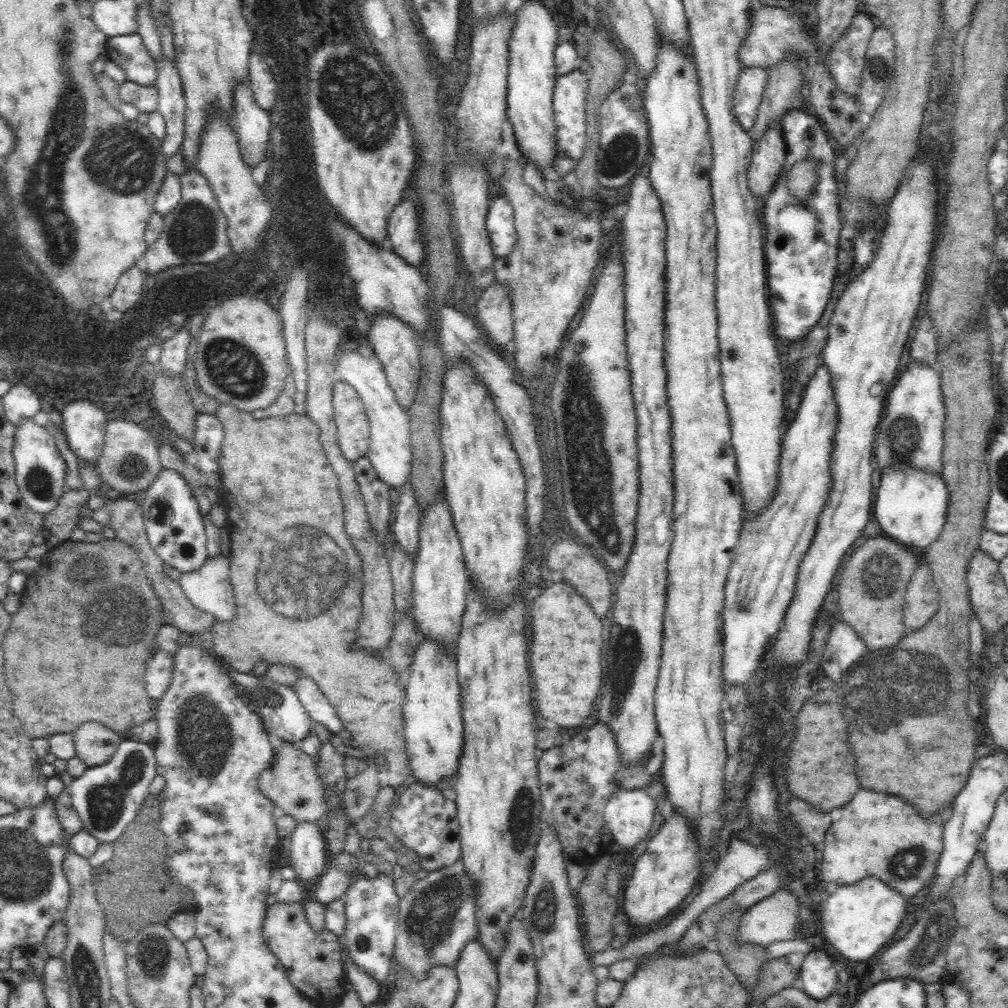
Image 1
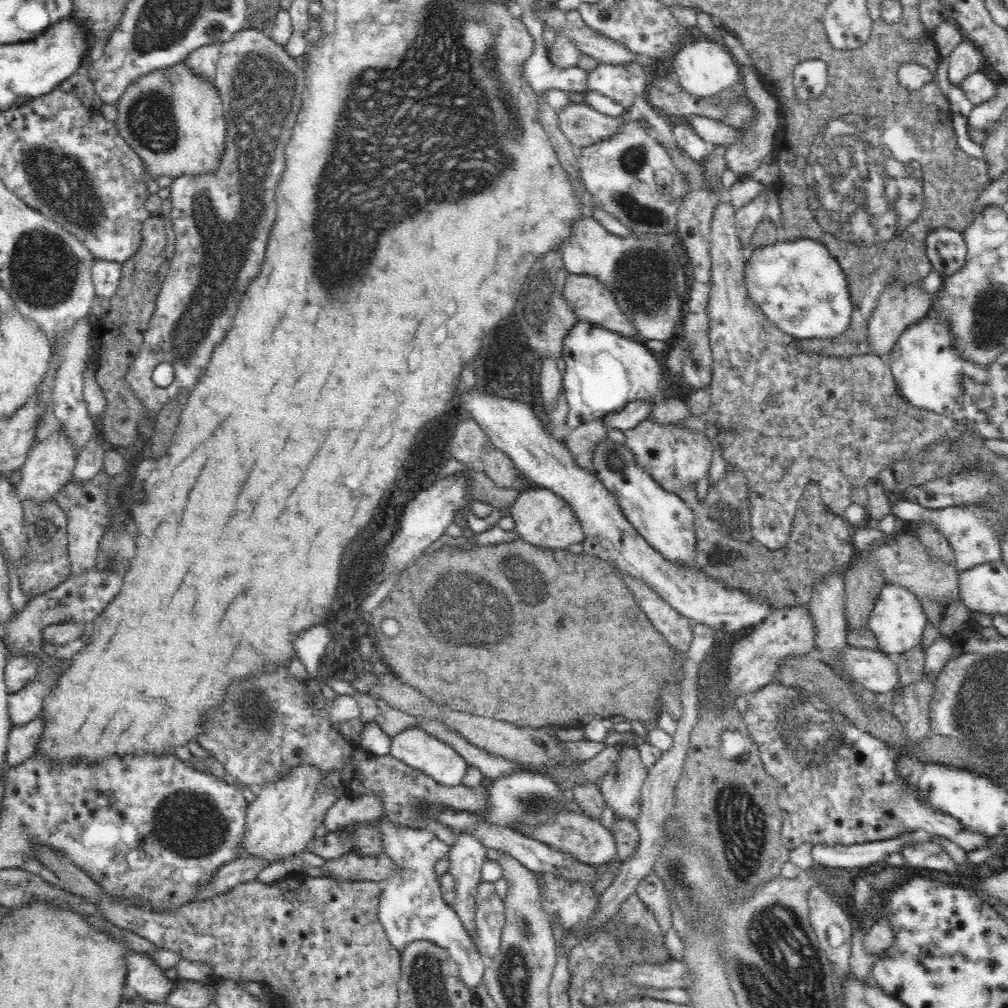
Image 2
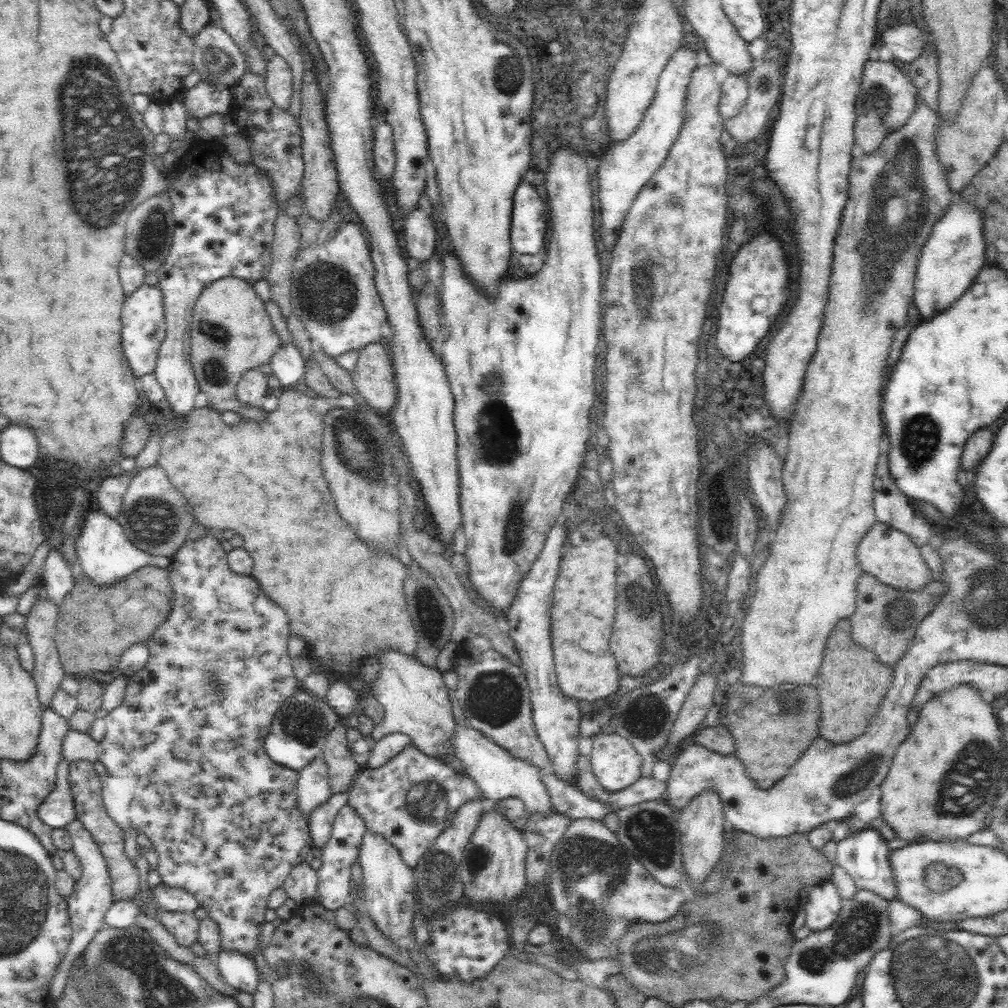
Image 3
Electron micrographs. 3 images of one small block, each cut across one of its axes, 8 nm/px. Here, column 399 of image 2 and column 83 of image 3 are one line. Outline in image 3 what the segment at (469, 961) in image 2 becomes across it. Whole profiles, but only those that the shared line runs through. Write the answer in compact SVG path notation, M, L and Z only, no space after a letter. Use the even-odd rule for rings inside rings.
M74 819L74 821L69 823L65 829L70 834L73 845L71 850L76 854L78 861L80 861L83 874L82 877L76 881L72 894L66 897L68 914L72 927L72 939L69 952L66 953L63 961L58 964L58 968L56 968L56 972L54 972L54 978L52 978L52 982L50 982L49 992L52 1001L58 1000L62 997L72 961L87 950L88 944L92 942L96 933L103 928L106 911L115 903L111 888L111 877L106 860L104 859L100 848L98 848L96 842L93 840L91 833L82 825L81 821L78 821L78 819Z

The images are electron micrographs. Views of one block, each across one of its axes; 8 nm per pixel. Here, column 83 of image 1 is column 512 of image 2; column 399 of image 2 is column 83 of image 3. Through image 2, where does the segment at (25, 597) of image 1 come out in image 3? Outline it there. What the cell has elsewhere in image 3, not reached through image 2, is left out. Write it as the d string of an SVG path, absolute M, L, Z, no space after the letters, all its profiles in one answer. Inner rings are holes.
M152 563L112 586L98 586L83 576L58 606L55 643L65 676L79 681L94 676L94 672L115 673L122 653L134 643L146 642L167 620L173 598L168 569ZM80 625L84 625L84 631L79 631Z

